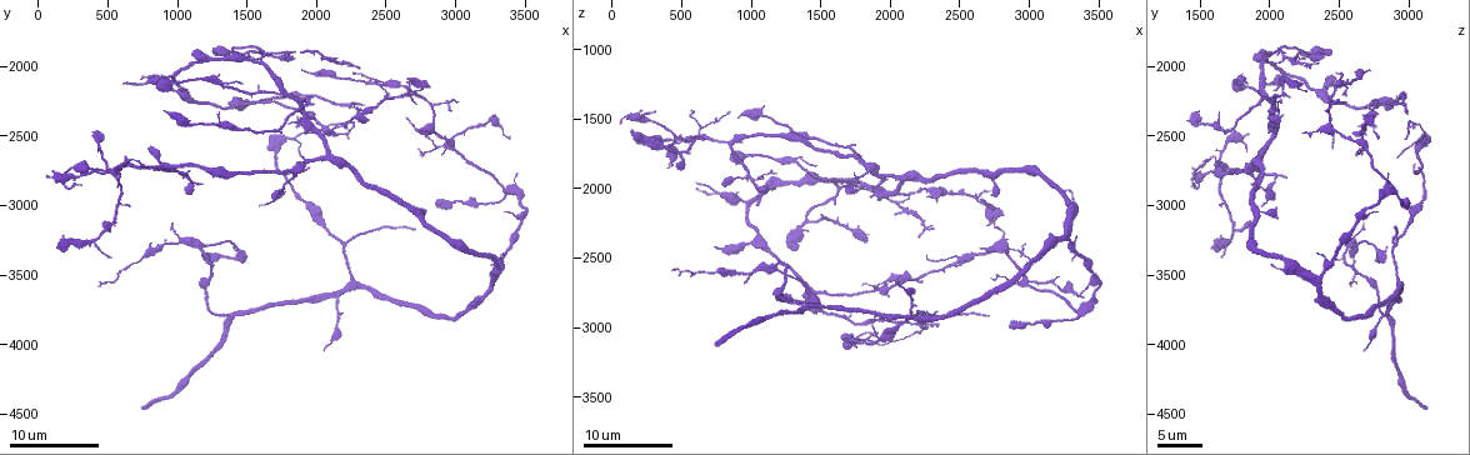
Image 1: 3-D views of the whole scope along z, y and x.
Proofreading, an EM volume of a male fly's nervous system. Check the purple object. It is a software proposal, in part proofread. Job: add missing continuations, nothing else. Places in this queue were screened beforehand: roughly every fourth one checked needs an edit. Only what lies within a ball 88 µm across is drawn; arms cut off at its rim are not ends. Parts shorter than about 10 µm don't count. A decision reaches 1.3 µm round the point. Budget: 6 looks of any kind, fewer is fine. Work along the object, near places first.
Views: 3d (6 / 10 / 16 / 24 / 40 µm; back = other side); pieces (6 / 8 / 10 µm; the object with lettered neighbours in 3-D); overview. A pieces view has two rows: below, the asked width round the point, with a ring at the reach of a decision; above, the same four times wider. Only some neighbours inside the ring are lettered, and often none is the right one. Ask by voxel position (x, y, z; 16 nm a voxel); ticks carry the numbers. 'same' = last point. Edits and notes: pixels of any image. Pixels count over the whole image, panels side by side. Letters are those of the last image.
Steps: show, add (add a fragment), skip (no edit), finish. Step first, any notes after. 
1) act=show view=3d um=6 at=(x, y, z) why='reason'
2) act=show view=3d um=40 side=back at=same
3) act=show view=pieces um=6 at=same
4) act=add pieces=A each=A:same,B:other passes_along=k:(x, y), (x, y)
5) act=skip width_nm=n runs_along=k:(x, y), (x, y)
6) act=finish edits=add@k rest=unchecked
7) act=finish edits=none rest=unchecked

act=show view=pieces um=10 at=(2860, 3000, 3000)

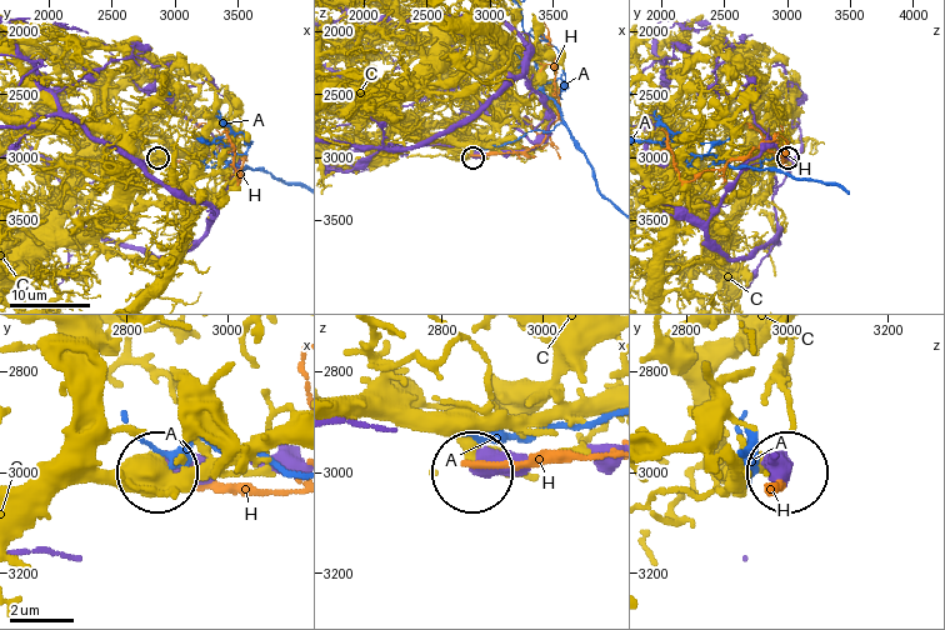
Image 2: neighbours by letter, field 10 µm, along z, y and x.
act=skip each=A:other,C:other,H:other found='none of them fits'

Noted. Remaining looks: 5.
act=show view=pieces um=10 at=(1040, 2820, 2140) why='branch stops here'

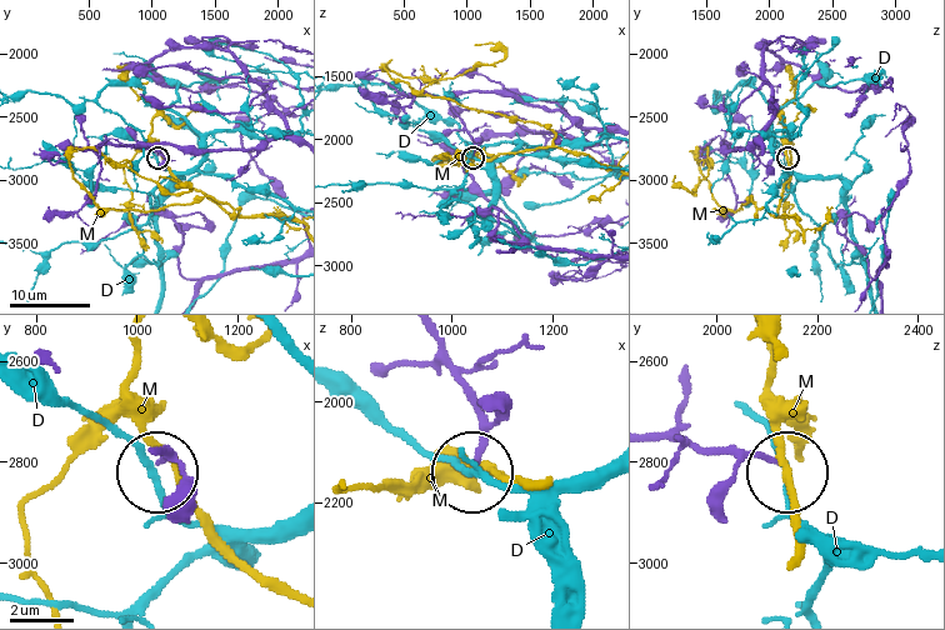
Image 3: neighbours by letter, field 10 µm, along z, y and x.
act=skip each=D:other,M:other found='none of them fits'

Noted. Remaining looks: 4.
act=show view=3d um=10 at=(1300, 1880, 2440) why='thick end'

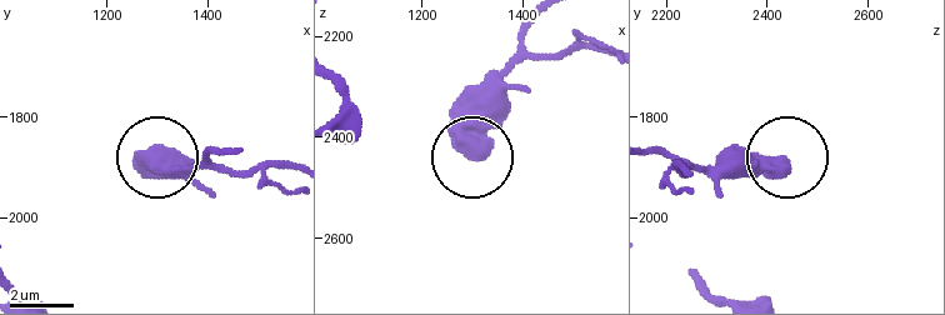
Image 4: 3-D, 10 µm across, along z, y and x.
act=show view=pieces um=8 at=(1300, 1895, 2435)

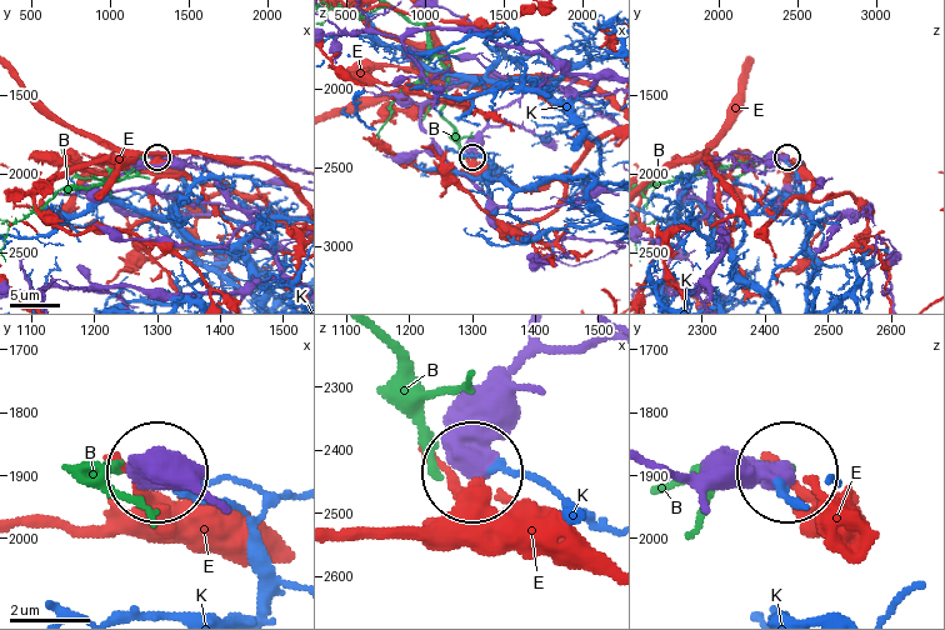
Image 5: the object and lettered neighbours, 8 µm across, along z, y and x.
act=skip each=B:other,E:other,K:other runs_along=5:(654, 463), (694, 479), (781, 473) found='no lettered fragment goes on from it'

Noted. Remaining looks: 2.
act=finish edits=none rest=unchecked

